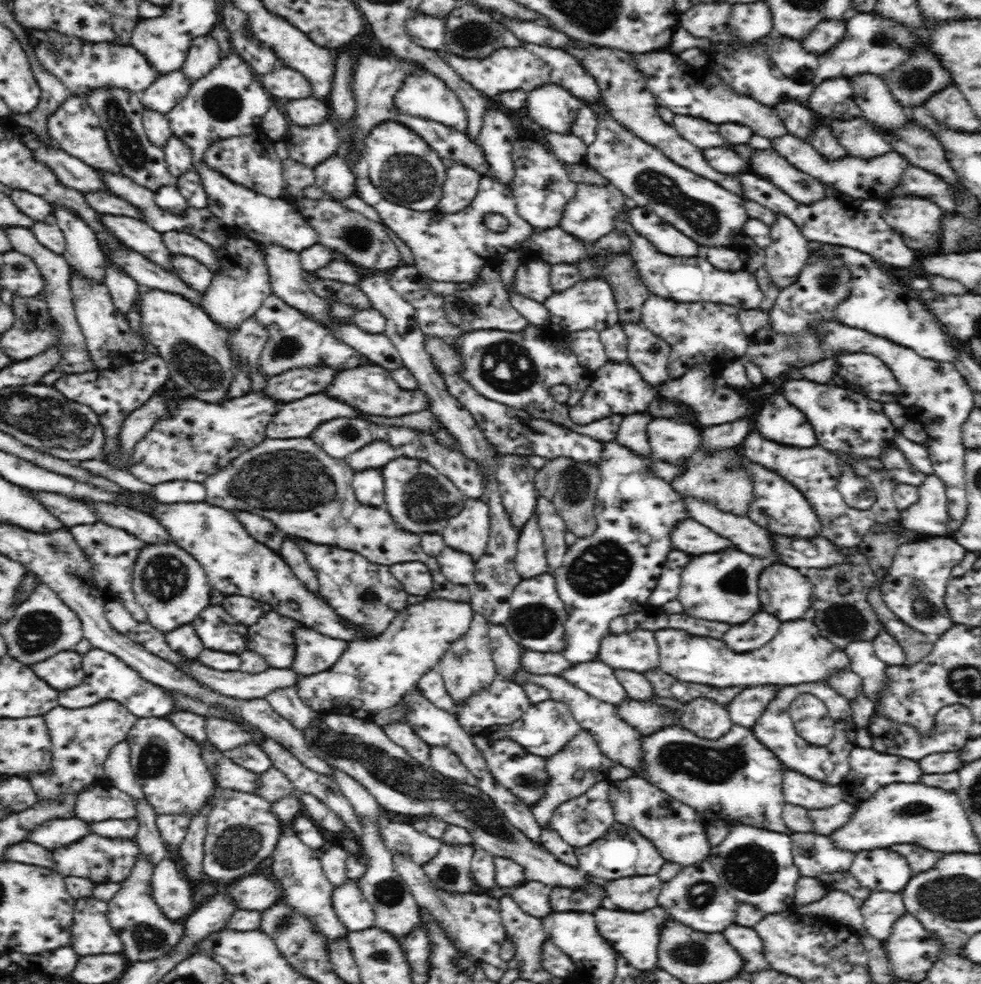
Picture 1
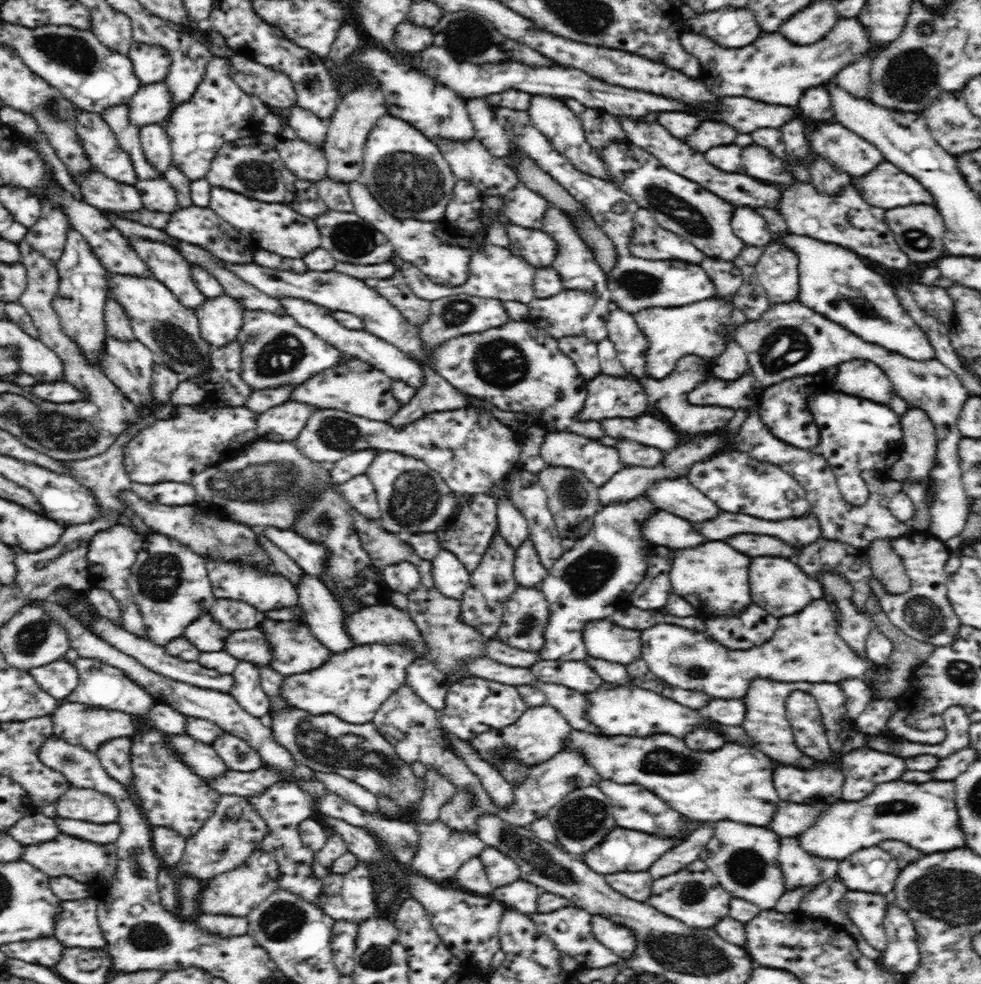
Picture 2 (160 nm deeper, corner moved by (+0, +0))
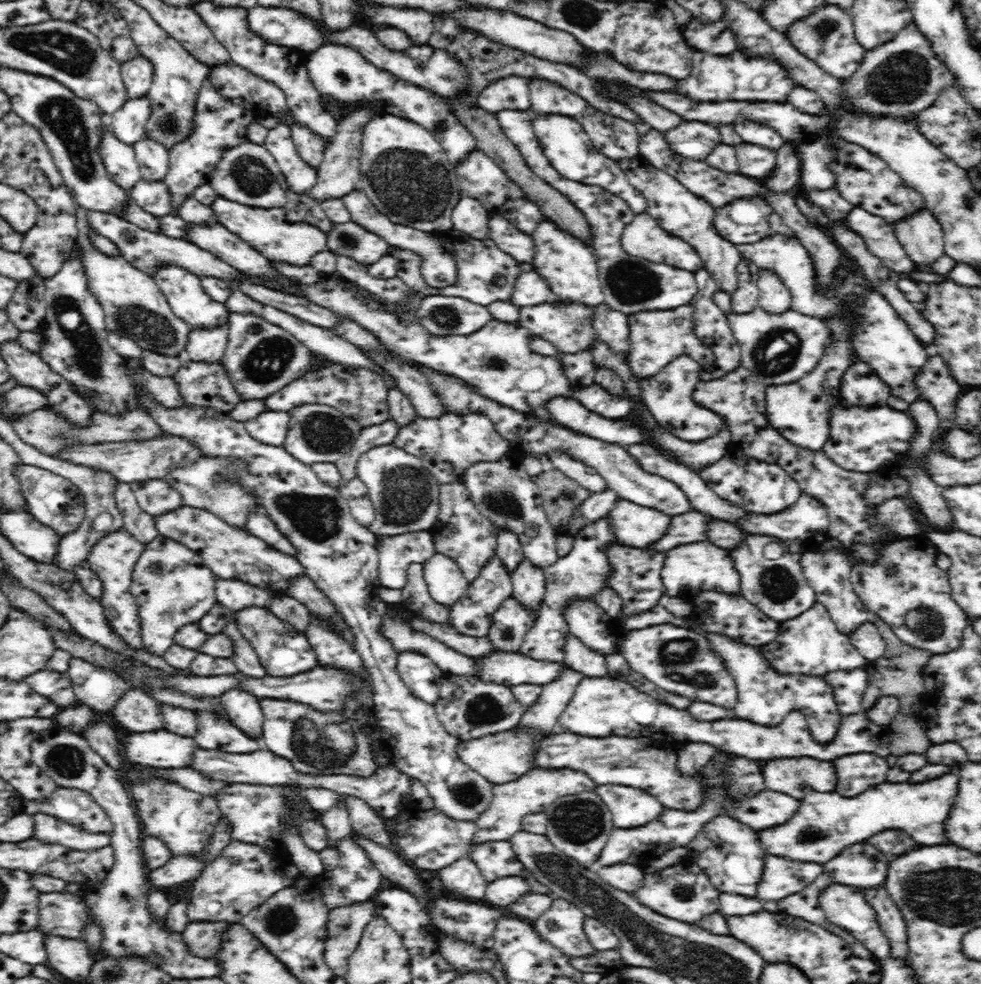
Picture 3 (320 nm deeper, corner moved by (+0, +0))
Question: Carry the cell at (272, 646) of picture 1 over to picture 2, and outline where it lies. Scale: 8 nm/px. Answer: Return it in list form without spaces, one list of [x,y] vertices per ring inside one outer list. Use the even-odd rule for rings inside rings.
[[[258,627],[232,631],[224,643],[223,651],[231,654],[239,661],[246,660],[262,666],[269,666],[273,655],[270,645],[262,633],[262,628]]]

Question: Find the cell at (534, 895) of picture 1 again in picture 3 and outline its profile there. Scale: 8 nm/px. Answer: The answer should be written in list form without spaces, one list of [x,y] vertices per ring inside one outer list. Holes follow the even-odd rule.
[[[506,876],[488,883],[484,902],[503,909],[526,894],[530,894],[527,882],[519,876]]]

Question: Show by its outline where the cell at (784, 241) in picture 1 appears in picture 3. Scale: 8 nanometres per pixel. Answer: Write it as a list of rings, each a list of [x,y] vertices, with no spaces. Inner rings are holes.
[[[760,270],[757,282],[759,306],[772,314],[784,314],[792,308],[791,294],[786,285],[771,270]]]

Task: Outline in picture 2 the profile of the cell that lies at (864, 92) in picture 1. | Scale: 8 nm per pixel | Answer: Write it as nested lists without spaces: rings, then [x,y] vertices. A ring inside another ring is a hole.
[[[862,55],[848,67],[841,68],[835,74],[834,80],[851,95],[869,100],[870,69],[870,57]]]

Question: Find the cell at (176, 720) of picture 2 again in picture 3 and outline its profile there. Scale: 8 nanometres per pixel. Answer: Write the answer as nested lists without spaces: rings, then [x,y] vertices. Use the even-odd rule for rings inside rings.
[[[130,689],[108,710],[120,726],[135,733],[163,729],[162,715],[157,700],[142,689]]]

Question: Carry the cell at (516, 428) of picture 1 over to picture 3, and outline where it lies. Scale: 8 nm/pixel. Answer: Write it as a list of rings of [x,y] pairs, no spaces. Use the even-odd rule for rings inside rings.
[[[552,450],[546,456],[552,465],[554,465],[554,469],[560,470],[568,478],[575,480],[590,493],[605,492],[608,489],[606,481],[595,468],[579,460],[574,460],[567,452]]]

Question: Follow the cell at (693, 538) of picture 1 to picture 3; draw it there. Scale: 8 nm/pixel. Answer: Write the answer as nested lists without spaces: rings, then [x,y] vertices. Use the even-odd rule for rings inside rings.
[[[622,499],[607,514],[607,521],[620,545],[645,548],[666,534],[670,517]]]

